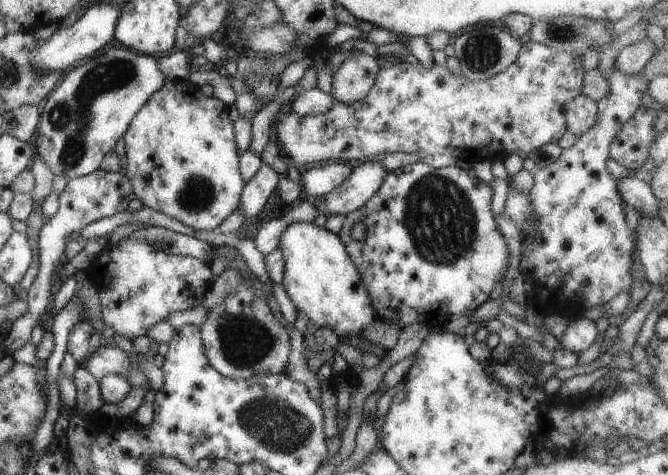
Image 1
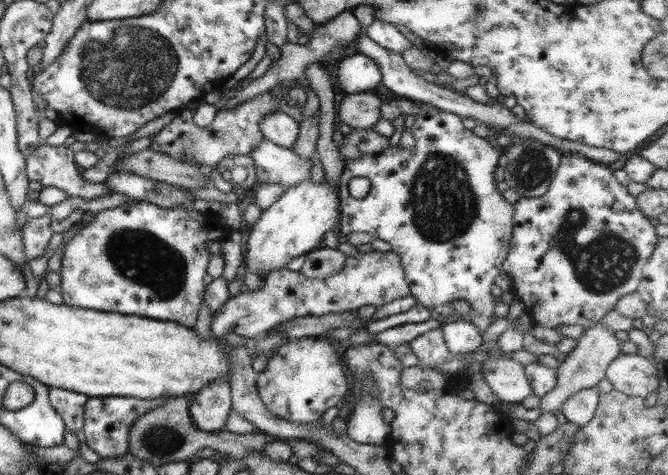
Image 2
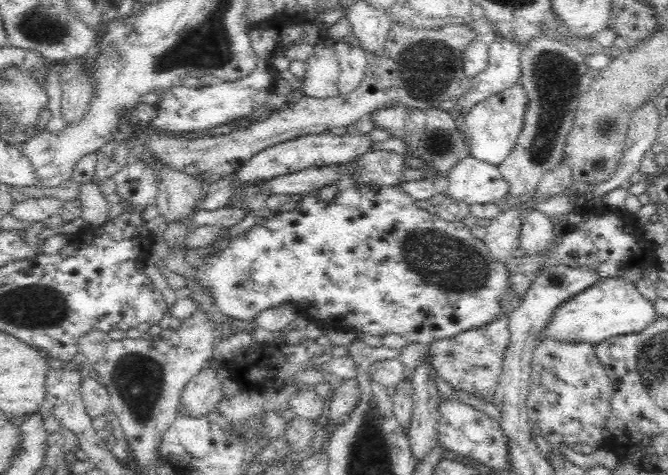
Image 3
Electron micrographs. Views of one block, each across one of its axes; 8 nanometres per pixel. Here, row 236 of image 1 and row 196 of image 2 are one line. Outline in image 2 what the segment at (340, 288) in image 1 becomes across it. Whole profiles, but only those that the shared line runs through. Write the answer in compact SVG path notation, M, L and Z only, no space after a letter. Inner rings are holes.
M309 178L299 181L292 187L285 186L276 202L263 210L257 222L251 226L246 241L245 267L260 278L270 270L283 267L295 256L318 249L322 246L325 233L333 231L340 219L338 203L336 188L328 185L325 178L320 182L312 182Z

